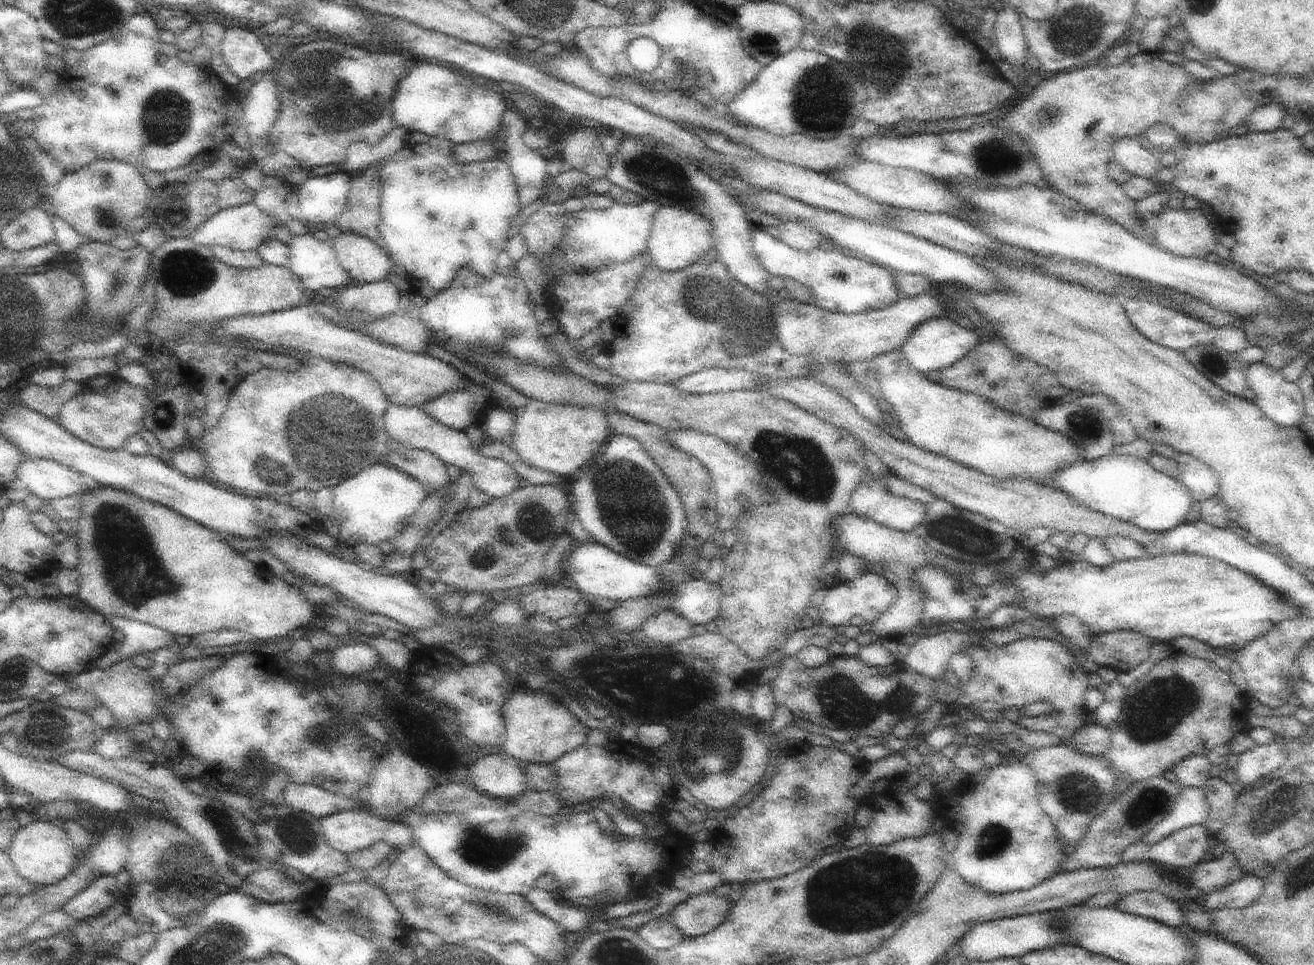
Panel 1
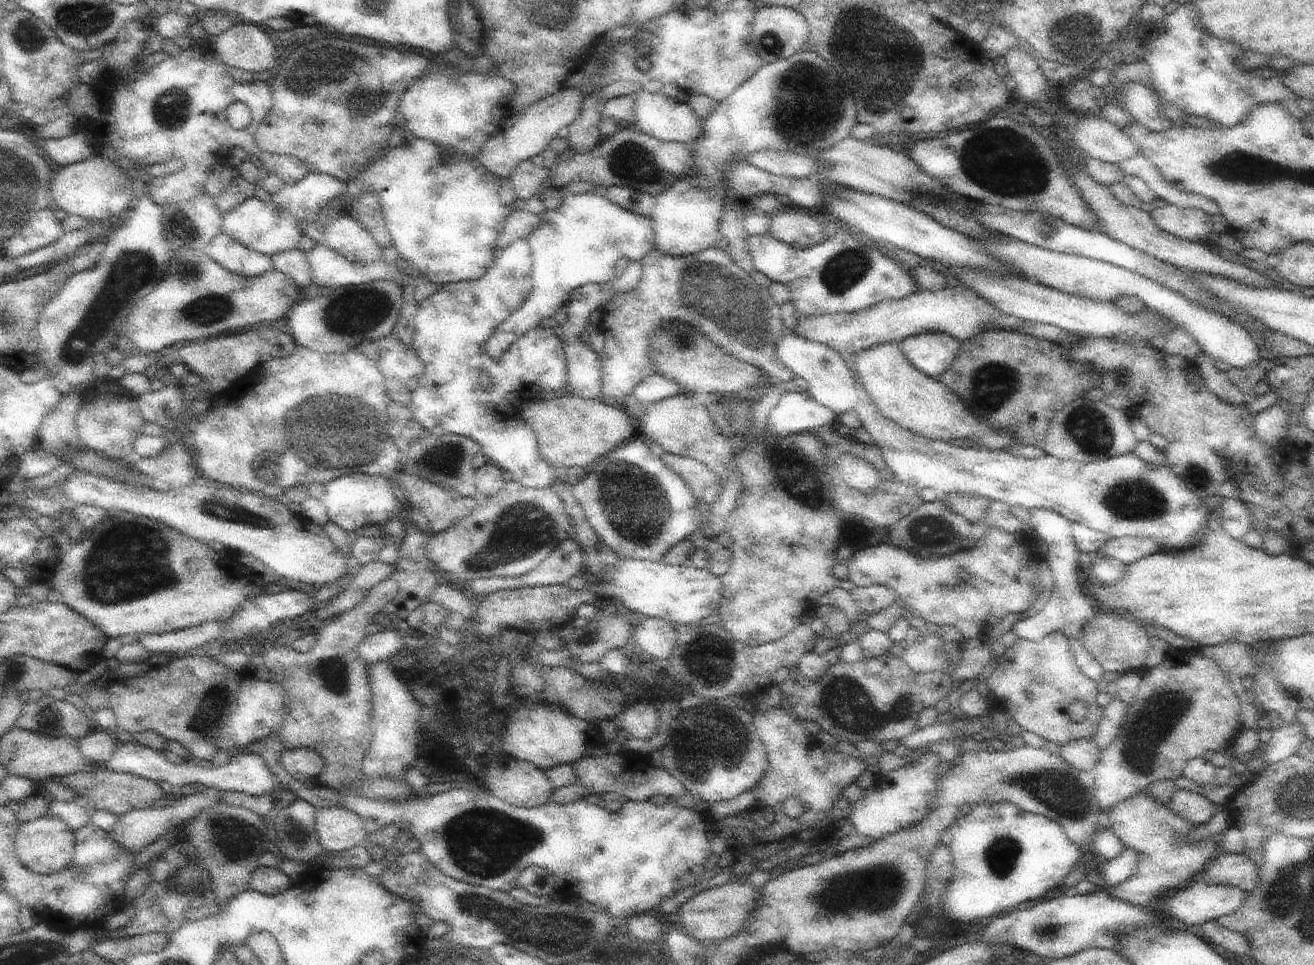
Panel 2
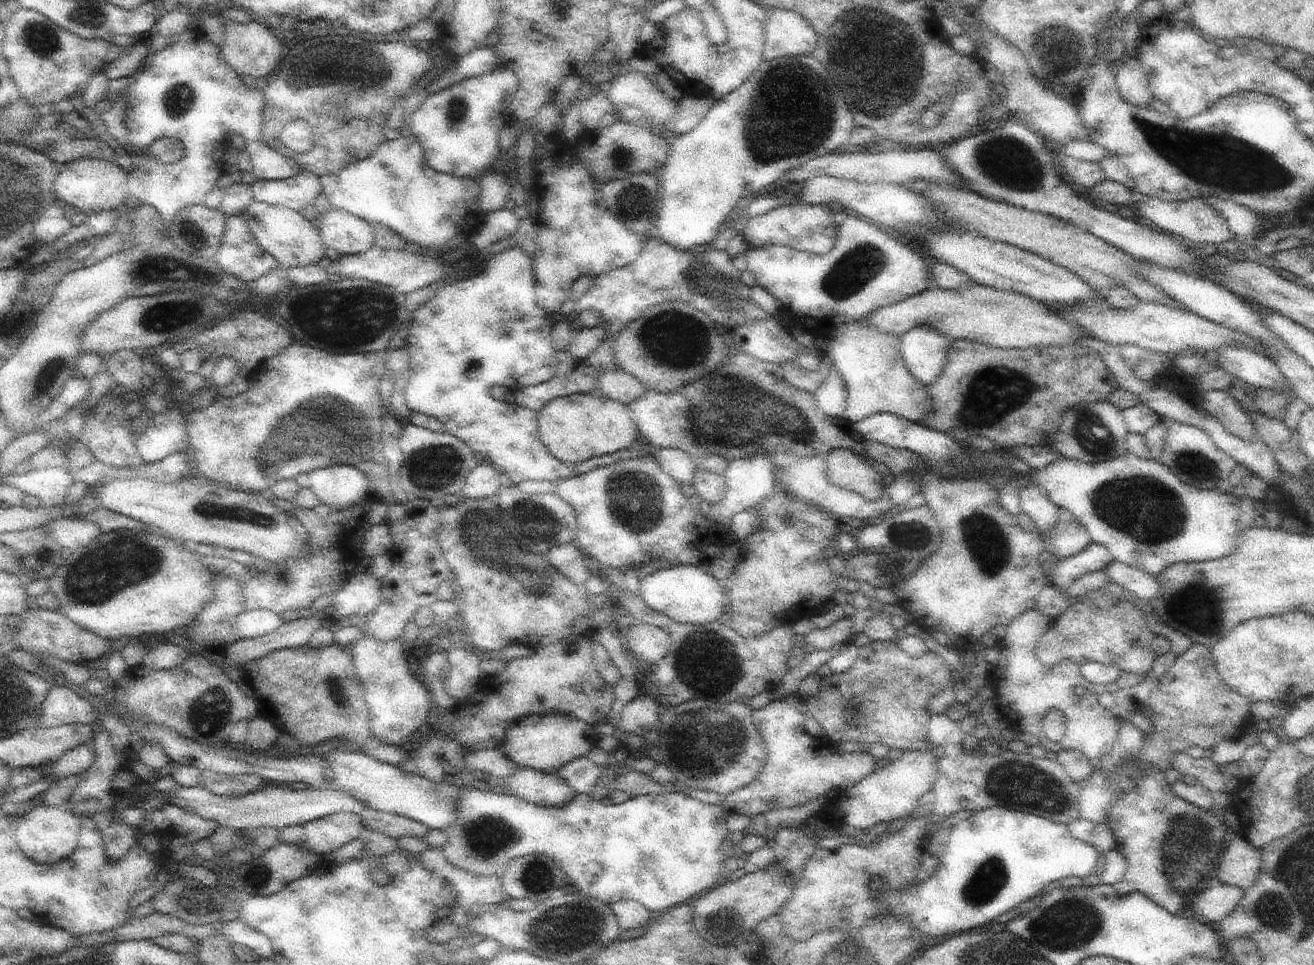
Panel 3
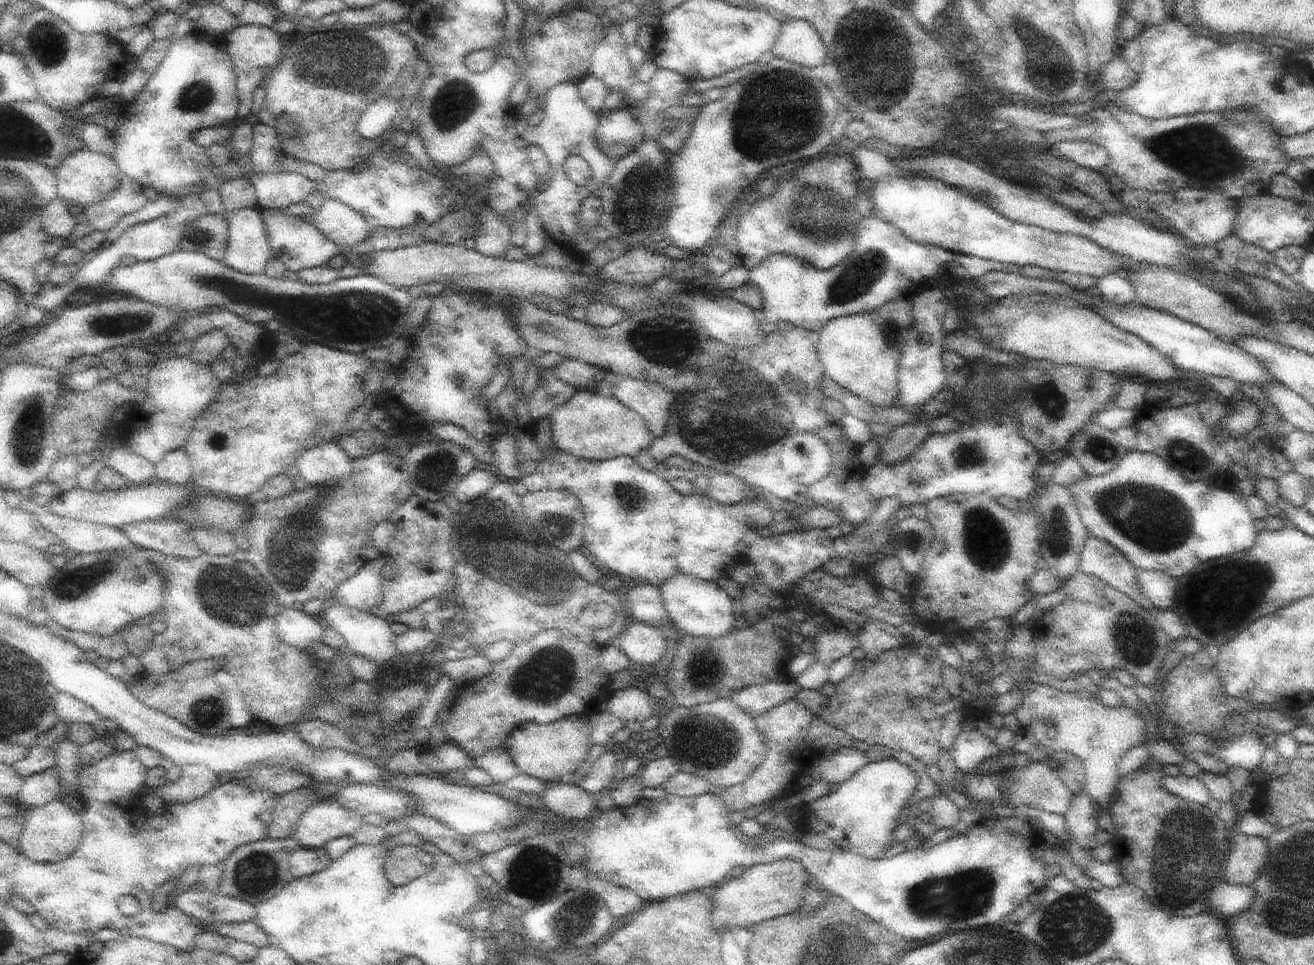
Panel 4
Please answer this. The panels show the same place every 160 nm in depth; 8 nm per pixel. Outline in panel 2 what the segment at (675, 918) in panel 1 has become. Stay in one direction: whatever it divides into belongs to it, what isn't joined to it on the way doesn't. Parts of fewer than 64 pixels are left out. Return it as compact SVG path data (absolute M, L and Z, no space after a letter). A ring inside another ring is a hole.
M730 881L727 884L714 886L702 890L688 899L679 908L679 920L686 934L703 944L705 941L719 941L738 934L746 924L751 910L757 908L758 897L761 897L761 888Z

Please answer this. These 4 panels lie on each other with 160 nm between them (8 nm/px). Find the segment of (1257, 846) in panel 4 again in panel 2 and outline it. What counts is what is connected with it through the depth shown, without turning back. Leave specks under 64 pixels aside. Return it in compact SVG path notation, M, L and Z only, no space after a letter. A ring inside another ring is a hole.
M1224 853L1212 859L1203 873L1204 880L1213 885L1232 885L1242 890L1251 890L1257 885L1259 868L1244 853Z

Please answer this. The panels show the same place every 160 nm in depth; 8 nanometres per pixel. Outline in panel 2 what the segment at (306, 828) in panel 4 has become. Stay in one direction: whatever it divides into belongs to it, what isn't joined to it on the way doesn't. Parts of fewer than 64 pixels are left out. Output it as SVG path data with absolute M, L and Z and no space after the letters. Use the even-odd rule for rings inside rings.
M340 806L318 807L315 827L321 845L329 851L365 845L370 835L358 814Z

